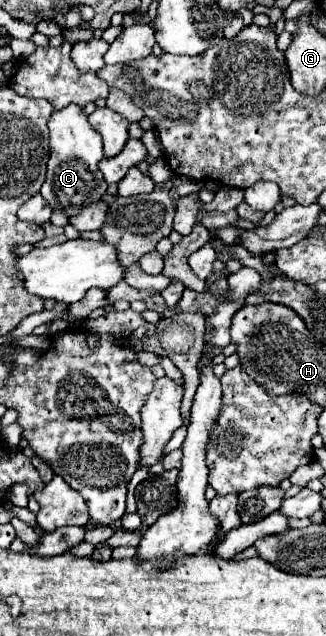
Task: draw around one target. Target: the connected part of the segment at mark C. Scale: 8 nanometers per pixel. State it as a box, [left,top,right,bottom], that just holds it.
[41,104,107,216]

